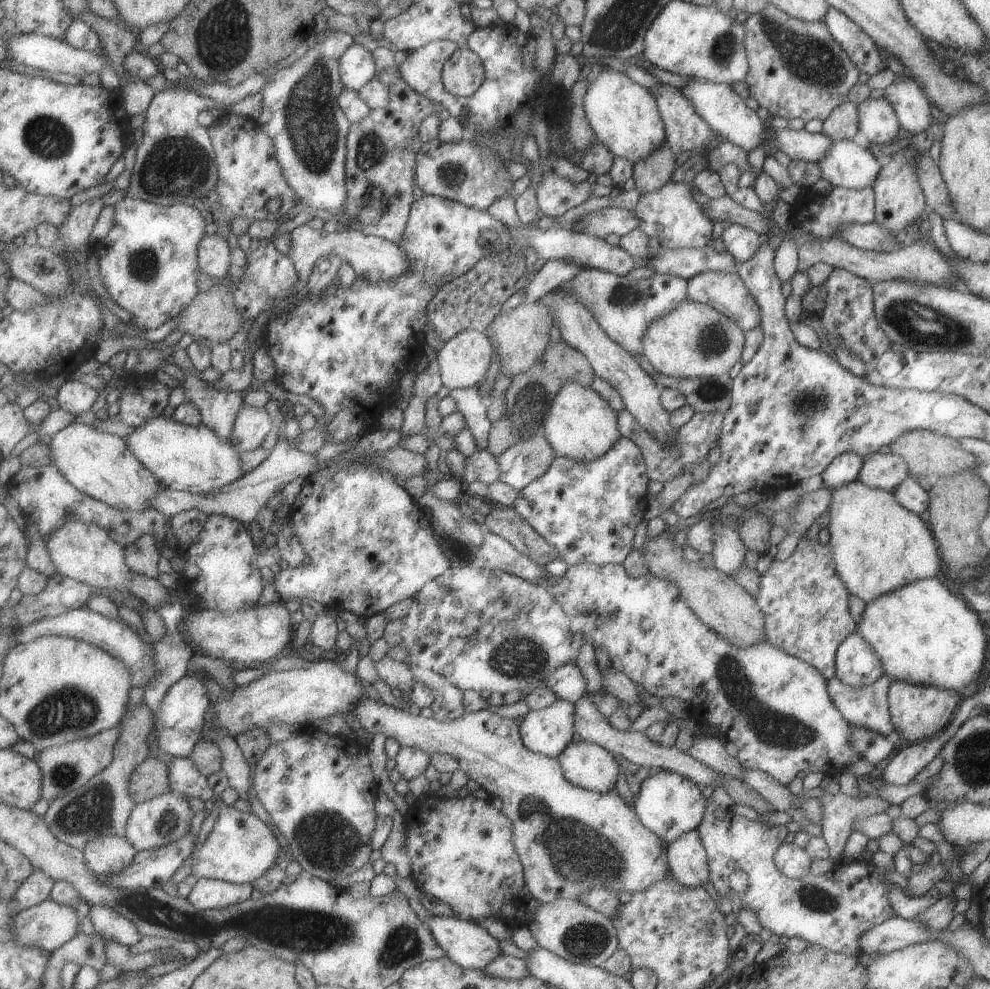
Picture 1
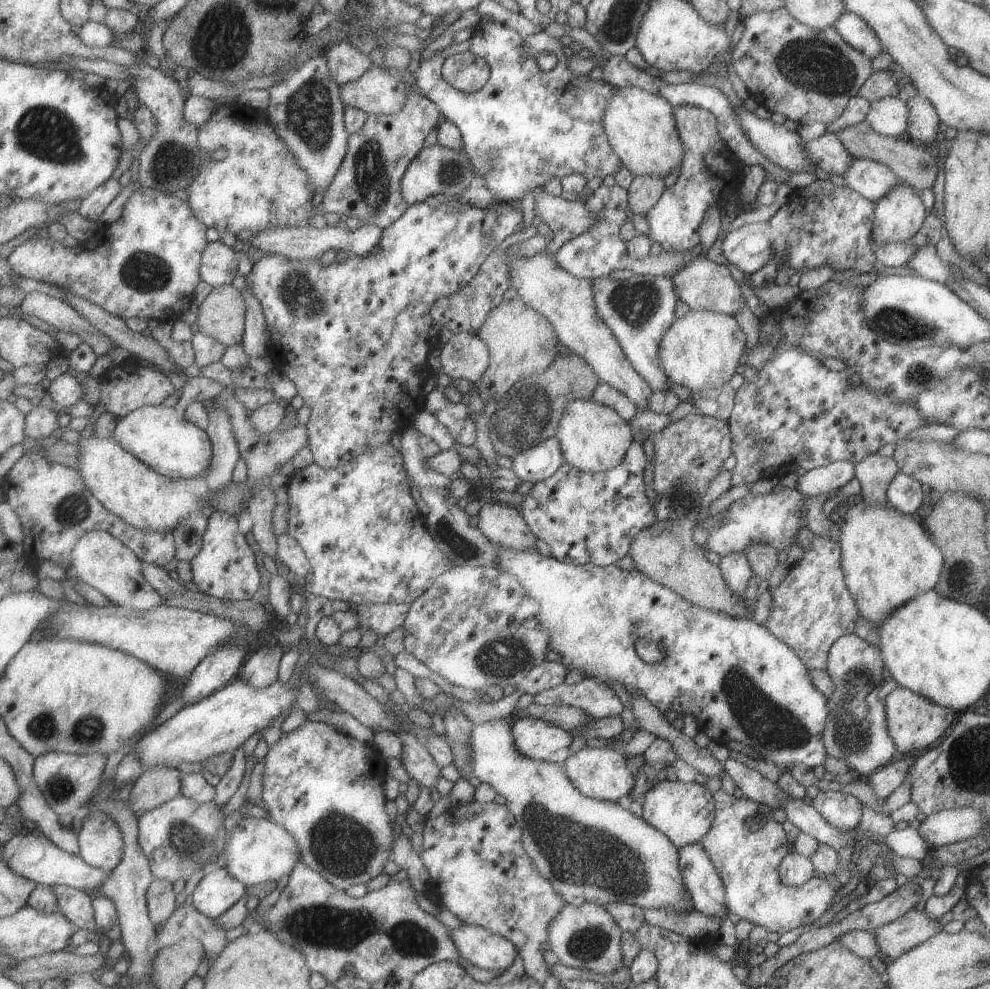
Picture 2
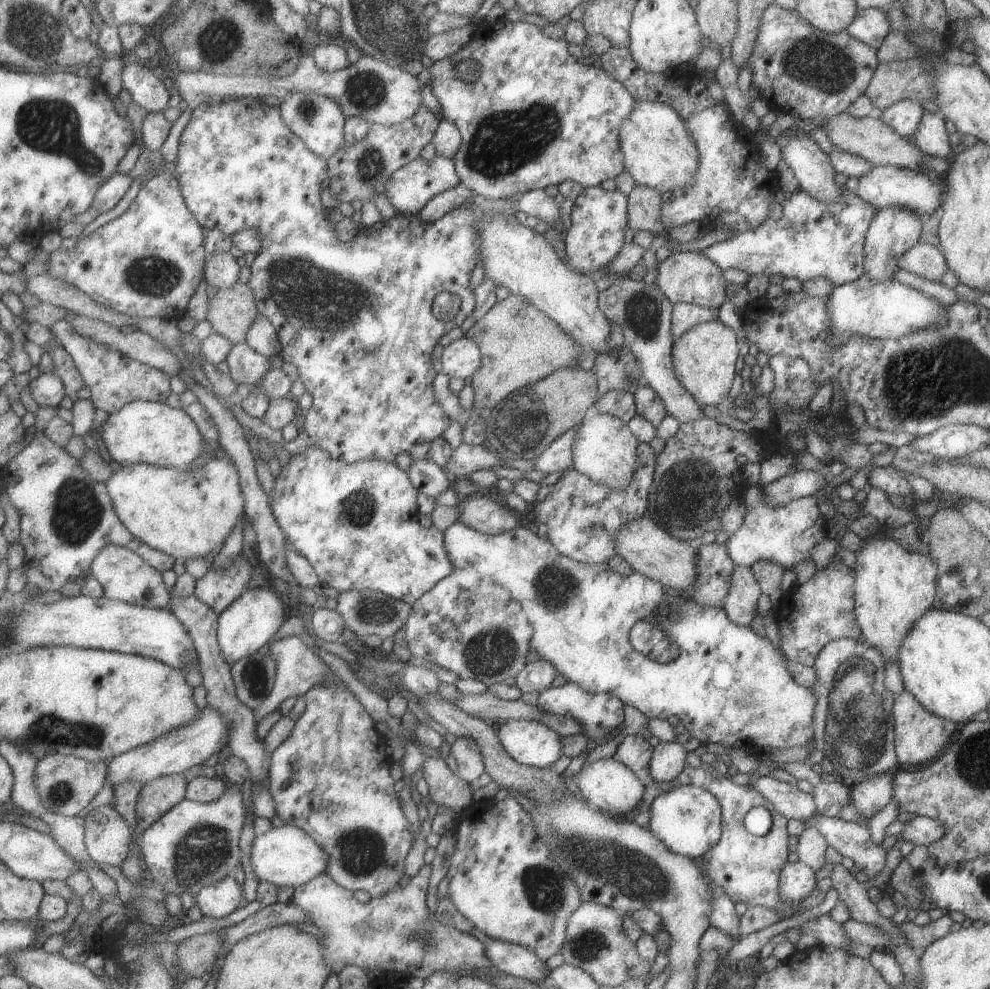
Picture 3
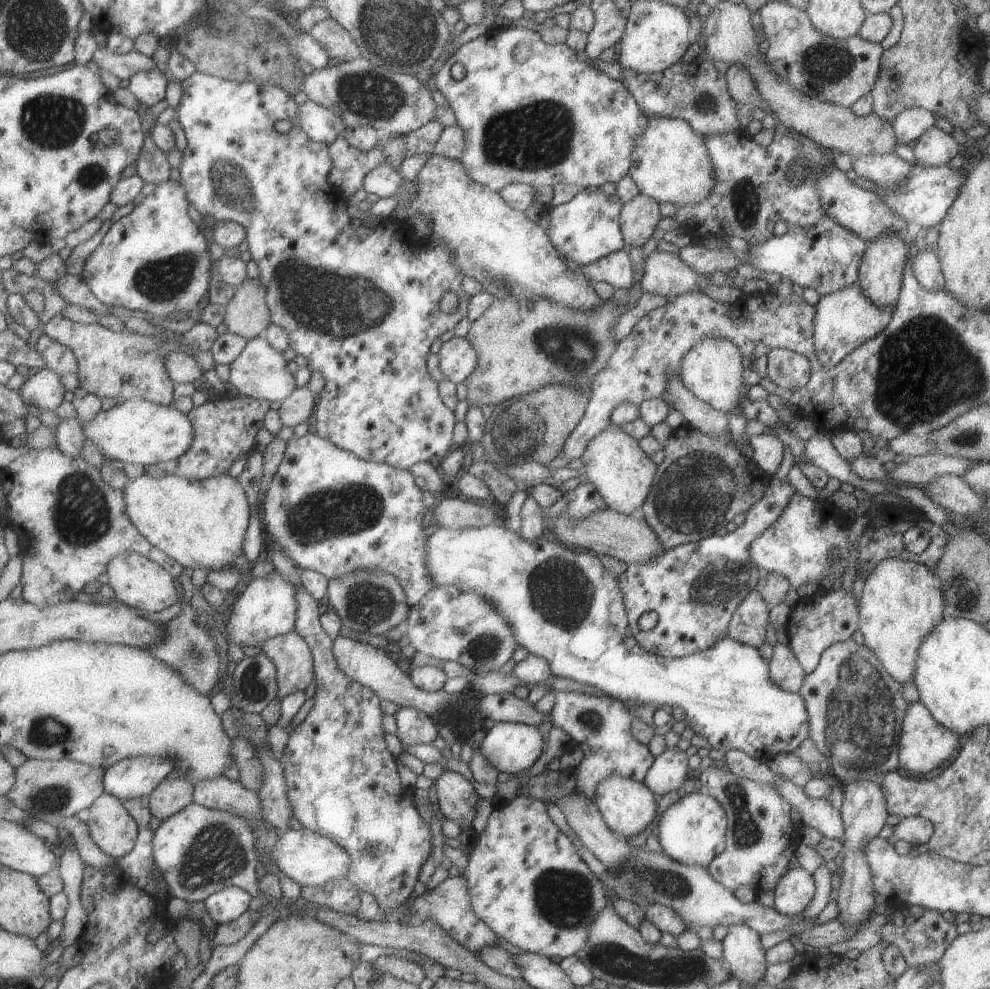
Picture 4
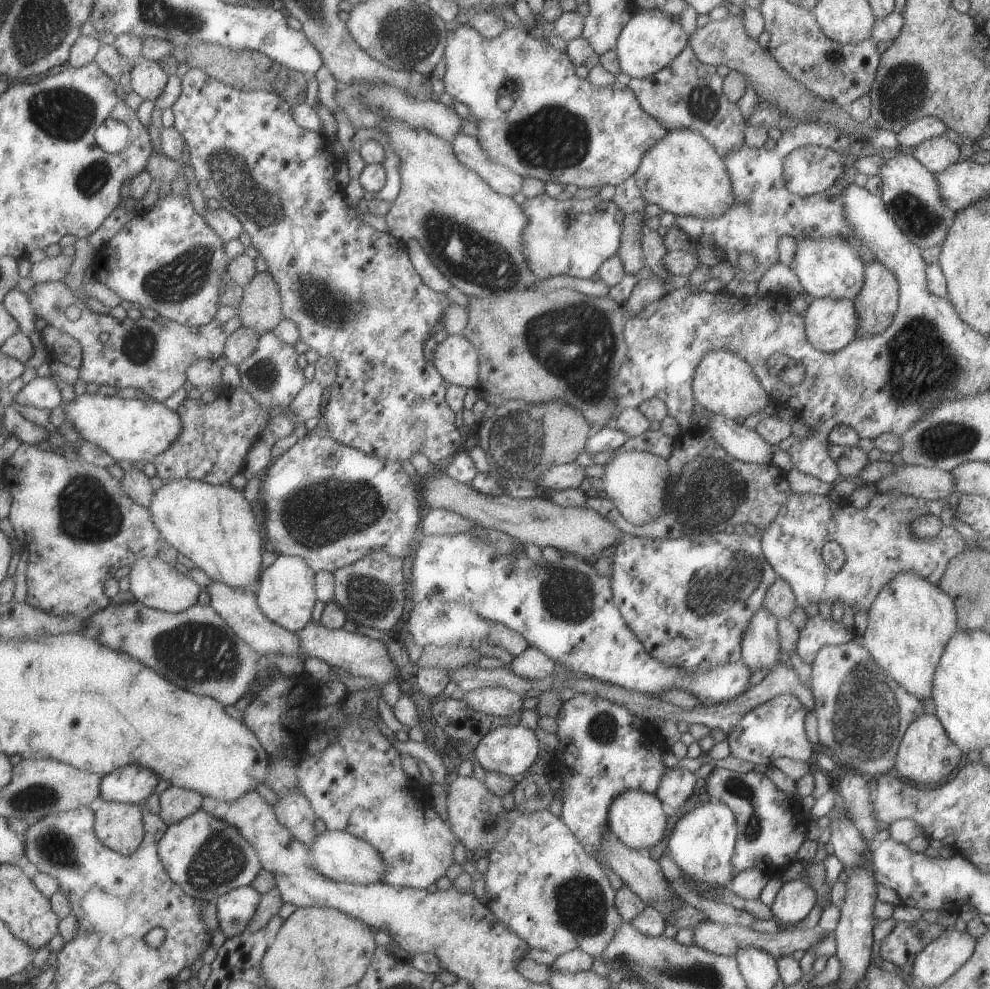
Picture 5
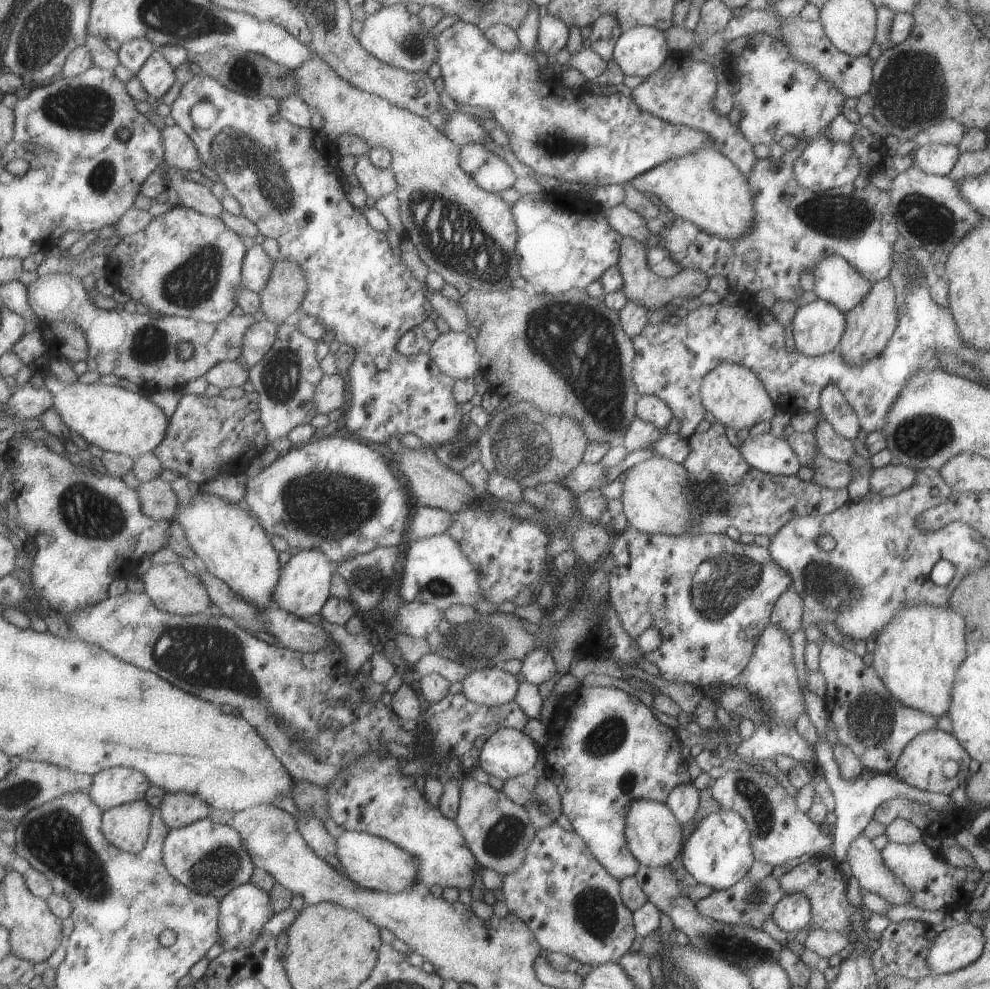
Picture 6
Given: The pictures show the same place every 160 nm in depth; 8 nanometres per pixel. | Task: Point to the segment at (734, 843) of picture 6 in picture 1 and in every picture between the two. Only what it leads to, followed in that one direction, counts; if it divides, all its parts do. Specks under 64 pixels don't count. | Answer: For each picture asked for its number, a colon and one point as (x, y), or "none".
1: (669, 805)
2: (683, 812)
3: (686, 819)
4: (692, 831)
5: (702, 842)

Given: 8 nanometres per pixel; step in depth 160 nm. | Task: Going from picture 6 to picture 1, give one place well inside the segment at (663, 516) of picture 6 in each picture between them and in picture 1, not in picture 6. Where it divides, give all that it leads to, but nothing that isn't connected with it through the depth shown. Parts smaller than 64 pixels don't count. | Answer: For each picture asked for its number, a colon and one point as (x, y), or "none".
1: (581, 425)
2: (594, 437)
3: (605, 448)
4: (621, 472)
5: (635, 482)

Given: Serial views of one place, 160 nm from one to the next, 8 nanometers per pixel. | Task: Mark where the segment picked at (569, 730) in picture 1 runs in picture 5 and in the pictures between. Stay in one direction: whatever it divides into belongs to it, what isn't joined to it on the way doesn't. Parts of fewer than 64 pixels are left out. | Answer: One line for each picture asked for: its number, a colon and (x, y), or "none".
2: (539, 740)
3: (532, 743)
4: (514, 748)
5: (511, 750)

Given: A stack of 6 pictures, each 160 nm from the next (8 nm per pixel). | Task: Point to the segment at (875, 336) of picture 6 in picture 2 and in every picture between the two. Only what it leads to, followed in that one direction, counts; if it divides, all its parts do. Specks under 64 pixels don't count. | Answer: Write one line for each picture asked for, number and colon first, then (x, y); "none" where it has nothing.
2: (898, 215)
3: (892, 231)
4: (880, 271)
5: (875, 304)

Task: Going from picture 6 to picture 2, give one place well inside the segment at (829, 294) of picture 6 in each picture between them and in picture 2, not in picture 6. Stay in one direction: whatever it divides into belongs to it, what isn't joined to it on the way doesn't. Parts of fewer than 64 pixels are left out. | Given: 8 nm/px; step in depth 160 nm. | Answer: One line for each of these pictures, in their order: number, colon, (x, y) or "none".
2: (824, 224)
3: (813, 239)
4: (825, 257)
5: (830, 267)

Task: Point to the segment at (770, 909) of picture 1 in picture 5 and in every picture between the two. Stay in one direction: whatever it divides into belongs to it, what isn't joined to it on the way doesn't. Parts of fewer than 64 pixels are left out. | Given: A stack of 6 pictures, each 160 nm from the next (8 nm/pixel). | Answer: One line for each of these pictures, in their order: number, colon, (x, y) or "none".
2: (746, 861)
3: (745, 866)
4: (760, 839)
5: (770, 826)

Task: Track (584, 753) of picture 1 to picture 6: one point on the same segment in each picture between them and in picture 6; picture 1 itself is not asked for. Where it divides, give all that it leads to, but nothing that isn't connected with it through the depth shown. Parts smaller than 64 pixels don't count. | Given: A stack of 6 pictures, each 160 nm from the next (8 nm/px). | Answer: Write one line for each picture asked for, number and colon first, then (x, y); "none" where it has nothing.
2: (601, 773)
3: (608, 784)
4: (627, 807)
5: (636, 818)
6: (654, 836)

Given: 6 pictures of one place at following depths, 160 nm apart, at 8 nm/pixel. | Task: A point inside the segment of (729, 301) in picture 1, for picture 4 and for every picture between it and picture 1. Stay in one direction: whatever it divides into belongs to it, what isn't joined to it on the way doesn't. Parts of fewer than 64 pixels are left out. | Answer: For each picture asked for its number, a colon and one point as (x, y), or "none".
2: (702, 284)
3: (683, 277)
4: (664, 273)

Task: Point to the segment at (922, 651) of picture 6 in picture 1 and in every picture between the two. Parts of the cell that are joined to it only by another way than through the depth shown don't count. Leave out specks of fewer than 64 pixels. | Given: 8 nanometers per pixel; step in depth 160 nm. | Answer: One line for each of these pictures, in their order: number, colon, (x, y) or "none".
1: (877, 546)
2: (887, 558)
3: (893, 587)
4: (901, 602)
5: (910, 620)

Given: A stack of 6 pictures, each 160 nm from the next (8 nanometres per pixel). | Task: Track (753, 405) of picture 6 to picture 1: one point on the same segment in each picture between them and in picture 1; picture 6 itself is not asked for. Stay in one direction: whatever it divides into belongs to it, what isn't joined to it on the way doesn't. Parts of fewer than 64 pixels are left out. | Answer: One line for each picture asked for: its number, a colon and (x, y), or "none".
1: (693, 340)
2: (700, 350)
3: (703, 358)
4: (711, 371)
5: (723, 384)

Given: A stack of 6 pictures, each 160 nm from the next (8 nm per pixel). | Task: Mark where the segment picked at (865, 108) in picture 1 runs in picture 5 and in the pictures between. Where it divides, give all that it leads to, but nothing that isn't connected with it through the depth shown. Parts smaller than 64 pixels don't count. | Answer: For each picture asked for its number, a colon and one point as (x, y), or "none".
2: (888, 116)
3: (903, 117)
4: (909, 124)
5: (912, 134)

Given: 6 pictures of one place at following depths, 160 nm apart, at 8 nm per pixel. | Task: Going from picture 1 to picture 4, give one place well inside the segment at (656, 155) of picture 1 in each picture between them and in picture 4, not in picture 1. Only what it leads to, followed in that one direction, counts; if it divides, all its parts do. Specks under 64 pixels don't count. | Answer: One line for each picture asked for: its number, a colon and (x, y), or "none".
2: (644, 191)
3: (644, 203)
4: (638, 218)

